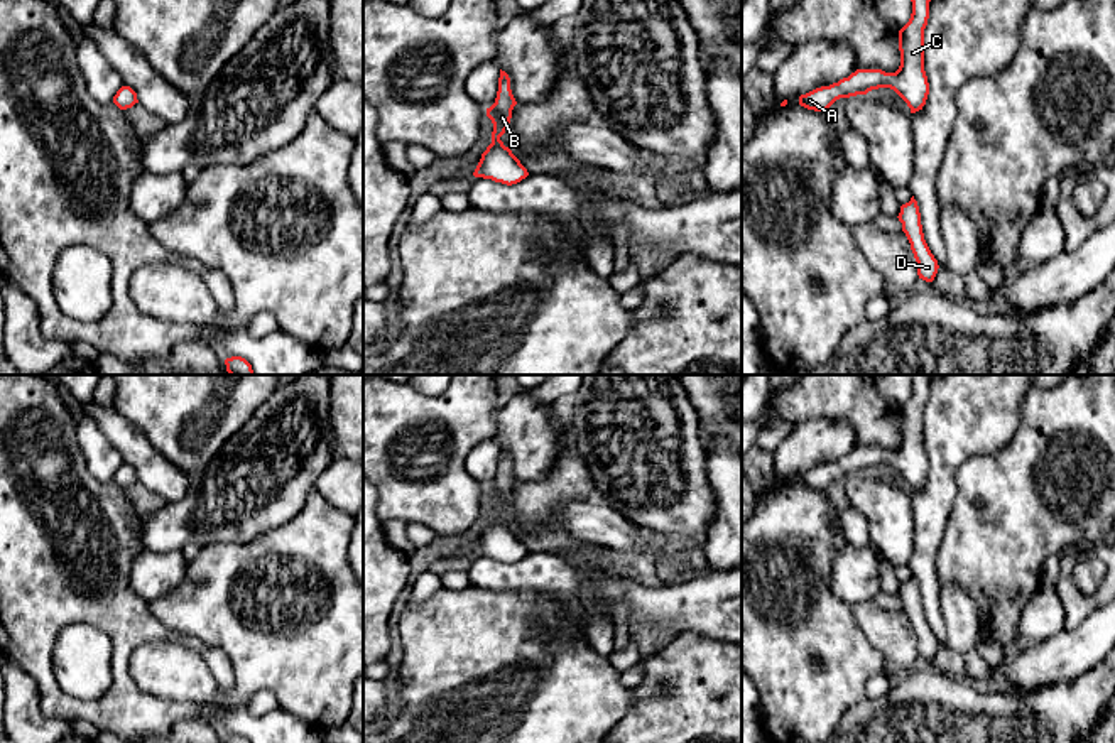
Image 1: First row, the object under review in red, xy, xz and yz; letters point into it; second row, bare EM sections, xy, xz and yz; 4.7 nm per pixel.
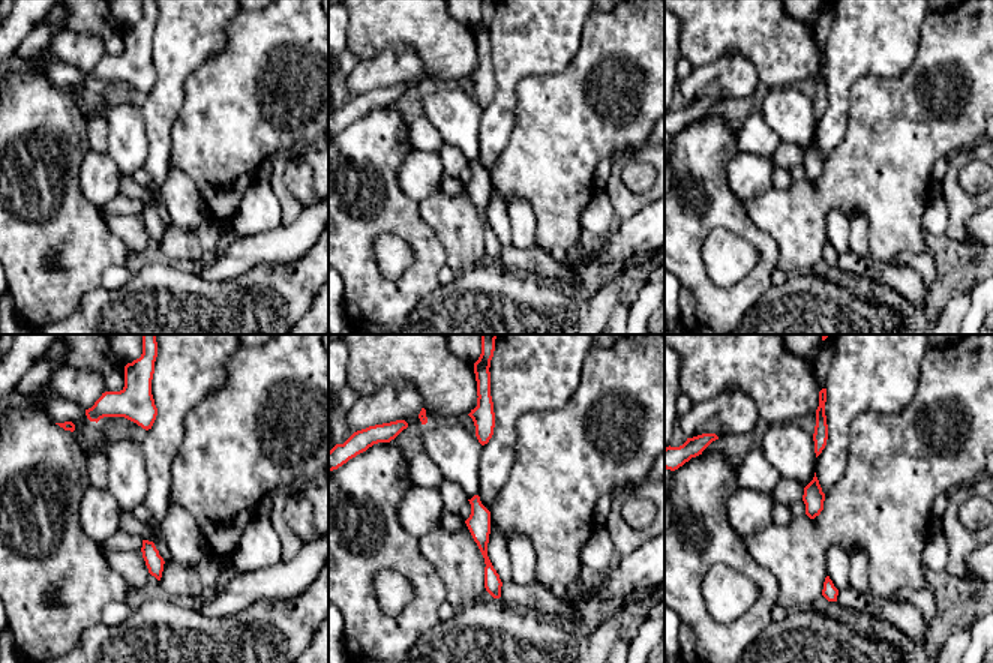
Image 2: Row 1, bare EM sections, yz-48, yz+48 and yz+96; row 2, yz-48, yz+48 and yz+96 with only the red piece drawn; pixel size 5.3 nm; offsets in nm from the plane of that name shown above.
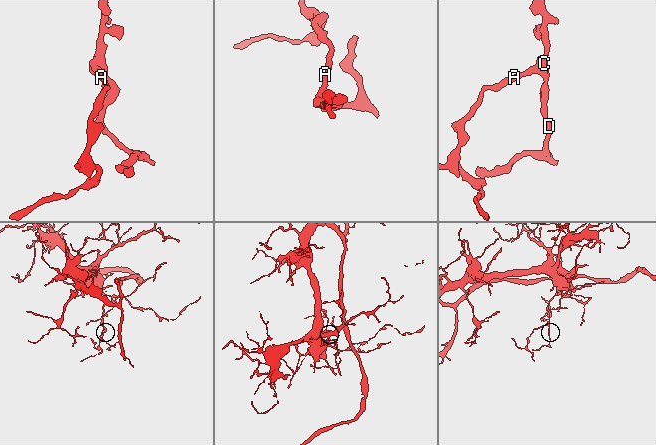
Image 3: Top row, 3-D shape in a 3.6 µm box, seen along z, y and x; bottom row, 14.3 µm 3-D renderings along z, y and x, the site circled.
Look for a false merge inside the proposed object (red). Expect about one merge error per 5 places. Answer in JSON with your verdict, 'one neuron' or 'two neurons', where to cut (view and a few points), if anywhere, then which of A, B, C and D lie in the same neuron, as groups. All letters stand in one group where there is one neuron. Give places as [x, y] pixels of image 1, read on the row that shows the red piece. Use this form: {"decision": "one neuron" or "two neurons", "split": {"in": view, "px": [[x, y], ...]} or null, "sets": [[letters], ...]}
{"decision": "one neuron", "split": null, "sets": [["A", "B", "C", "D"]]}

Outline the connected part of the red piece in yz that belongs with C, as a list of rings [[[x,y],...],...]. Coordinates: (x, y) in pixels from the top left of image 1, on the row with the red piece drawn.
[[[931,0],[911,2],[911,19],[899,30],[900,66],[895,73],[857,69],[838,83],[801,95],[799,105],[808,110],[826,111],[840,98],[867,95],[878,88],[890,88],[907,103],[911,113],[922,110],[929,95],[929,83],[924,71],[924,29],[929,19]]]

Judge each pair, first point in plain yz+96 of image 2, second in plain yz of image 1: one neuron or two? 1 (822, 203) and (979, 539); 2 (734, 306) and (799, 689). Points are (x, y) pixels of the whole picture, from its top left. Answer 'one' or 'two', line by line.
1: one
2: one

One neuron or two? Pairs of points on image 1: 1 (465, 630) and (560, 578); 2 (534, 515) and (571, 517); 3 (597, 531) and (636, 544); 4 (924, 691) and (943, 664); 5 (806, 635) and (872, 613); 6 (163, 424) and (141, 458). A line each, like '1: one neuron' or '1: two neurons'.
1: two neurons
2: two neurons
3: one neuron
4: two neurons
5: two neurons
6: two neurons

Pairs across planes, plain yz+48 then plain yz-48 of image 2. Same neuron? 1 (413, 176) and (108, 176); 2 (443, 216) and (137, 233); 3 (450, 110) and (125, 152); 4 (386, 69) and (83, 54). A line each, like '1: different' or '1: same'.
1: same
2: same
3: same
4: same

